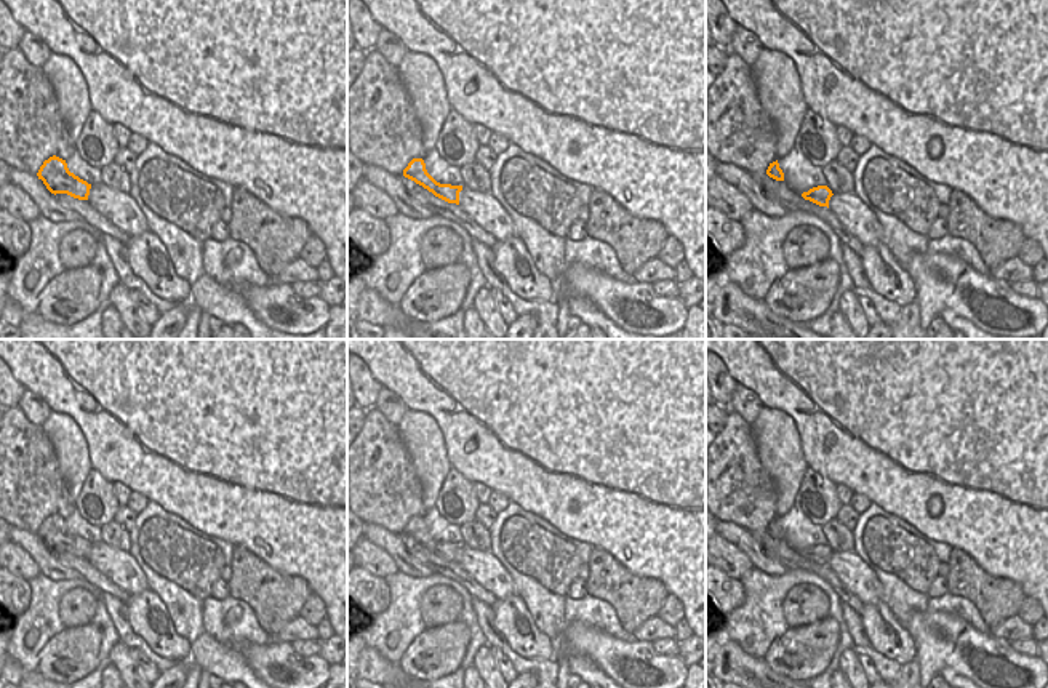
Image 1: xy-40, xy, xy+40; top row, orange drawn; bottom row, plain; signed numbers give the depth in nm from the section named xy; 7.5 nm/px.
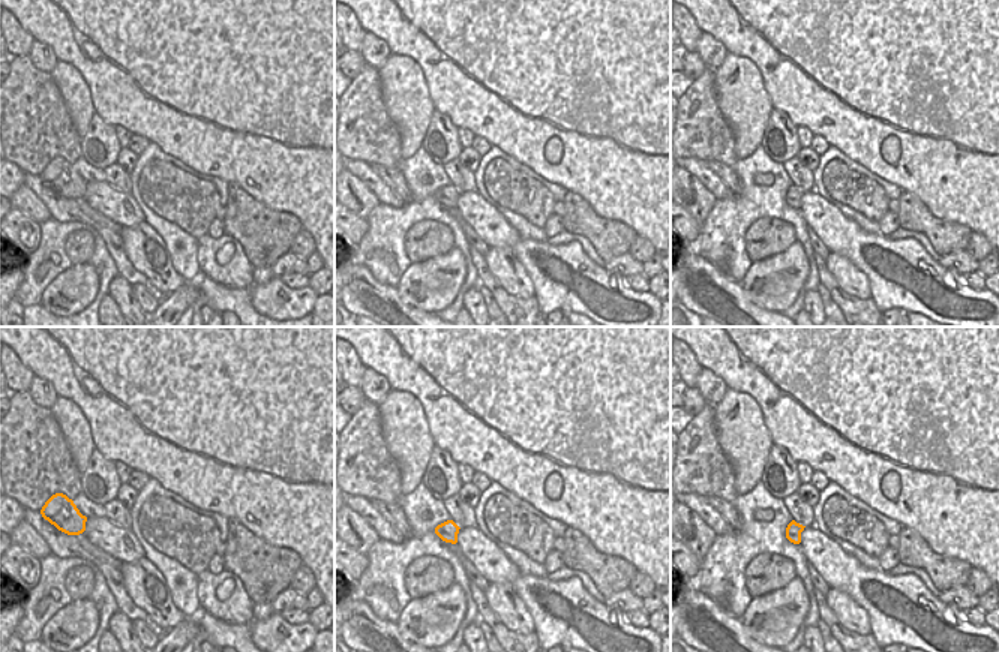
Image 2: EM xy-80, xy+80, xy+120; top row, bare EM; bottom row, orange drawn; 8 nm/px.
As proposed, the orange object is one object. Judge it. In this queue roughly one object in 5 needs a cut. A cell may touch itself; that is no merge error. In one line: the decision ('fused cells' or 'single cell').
single cell

